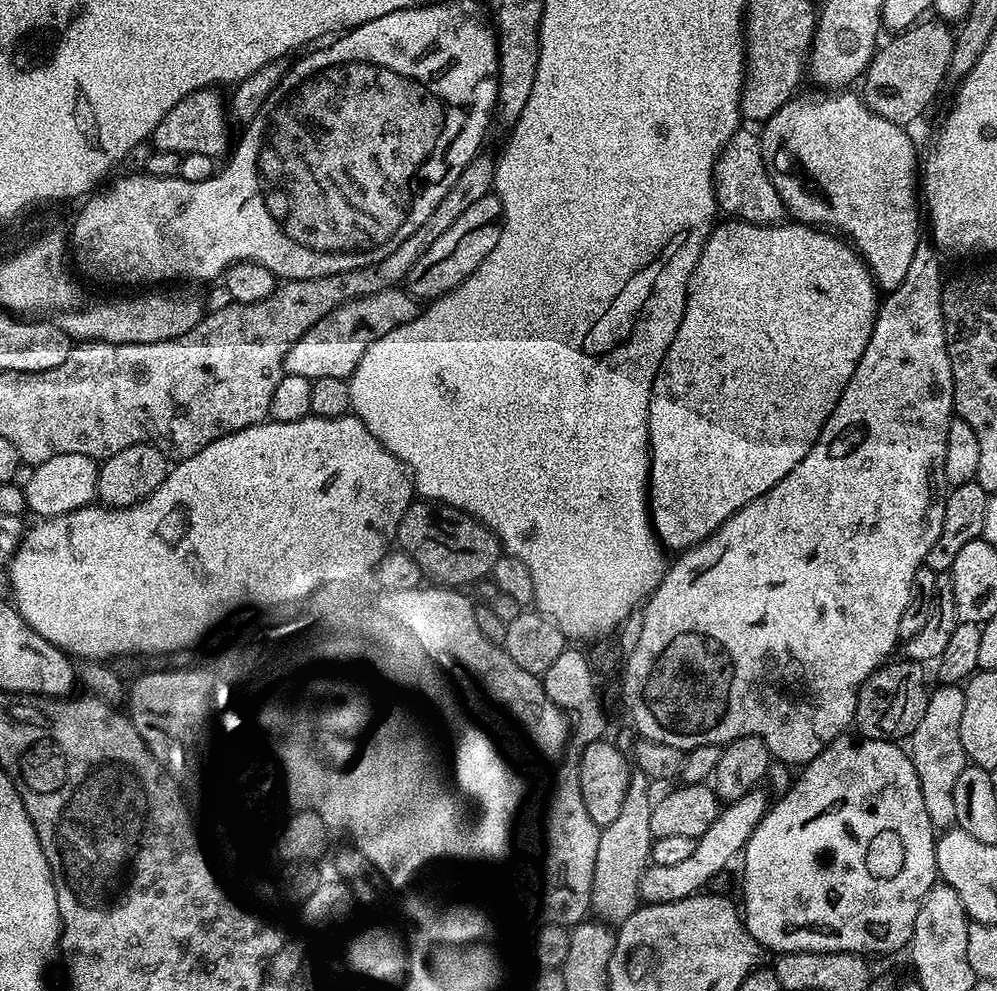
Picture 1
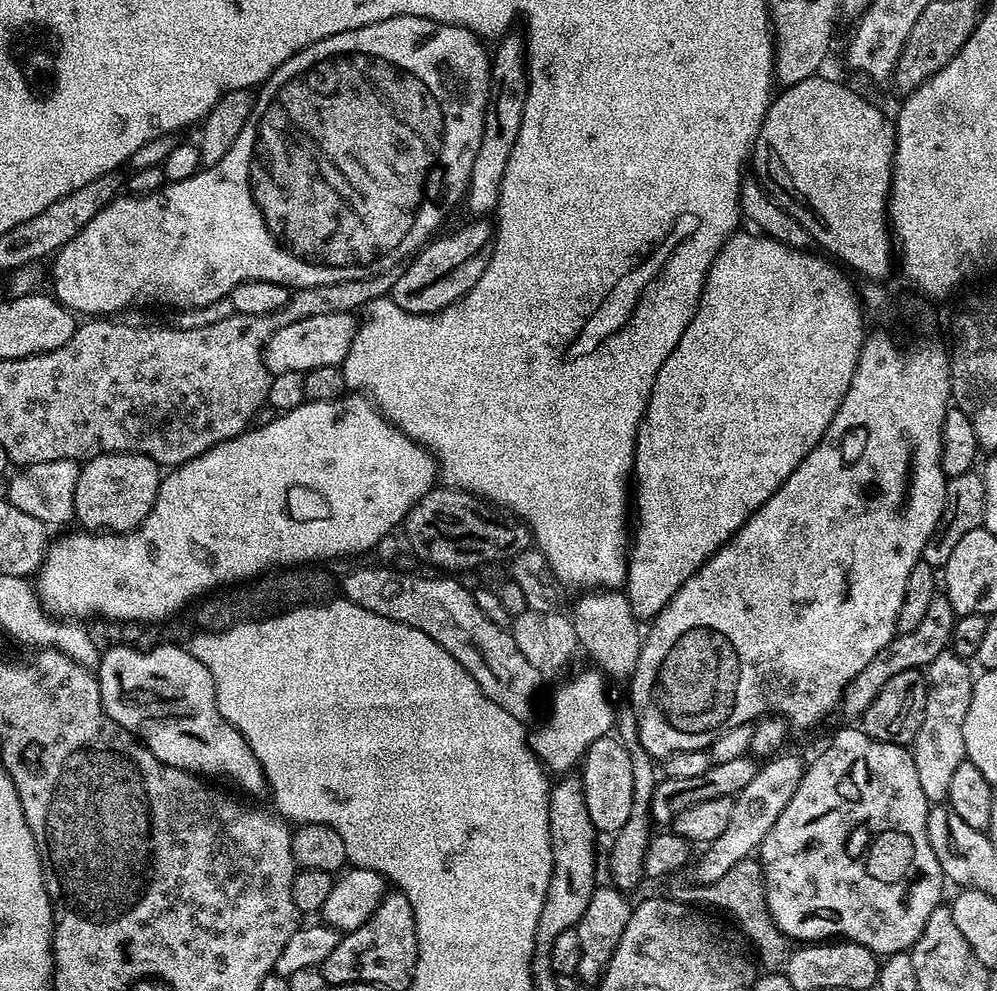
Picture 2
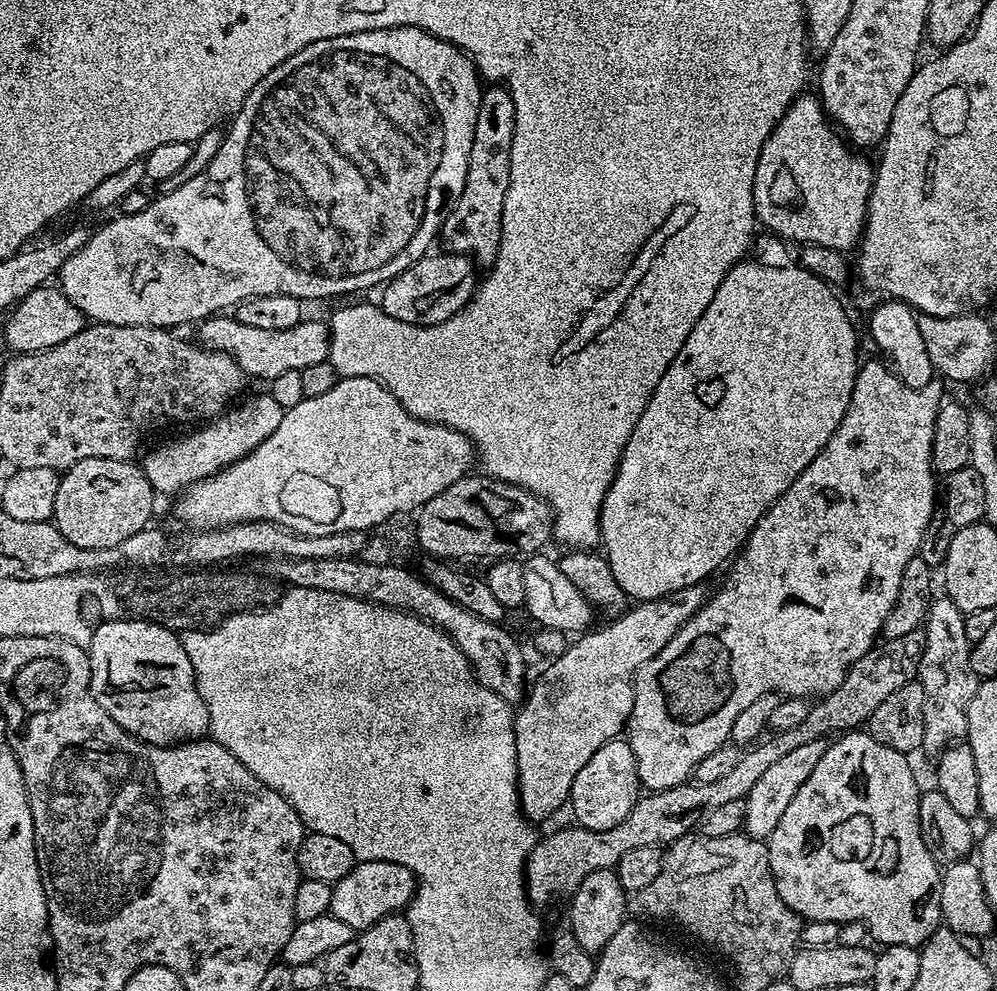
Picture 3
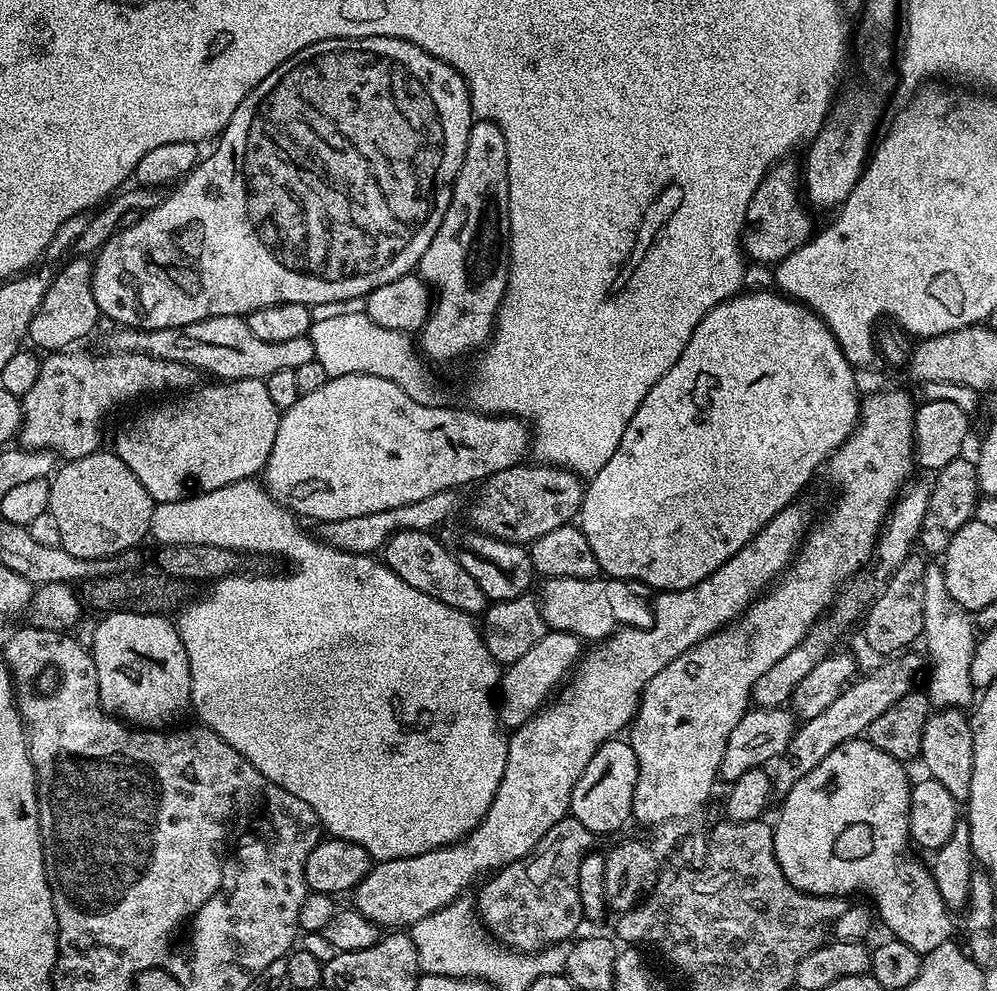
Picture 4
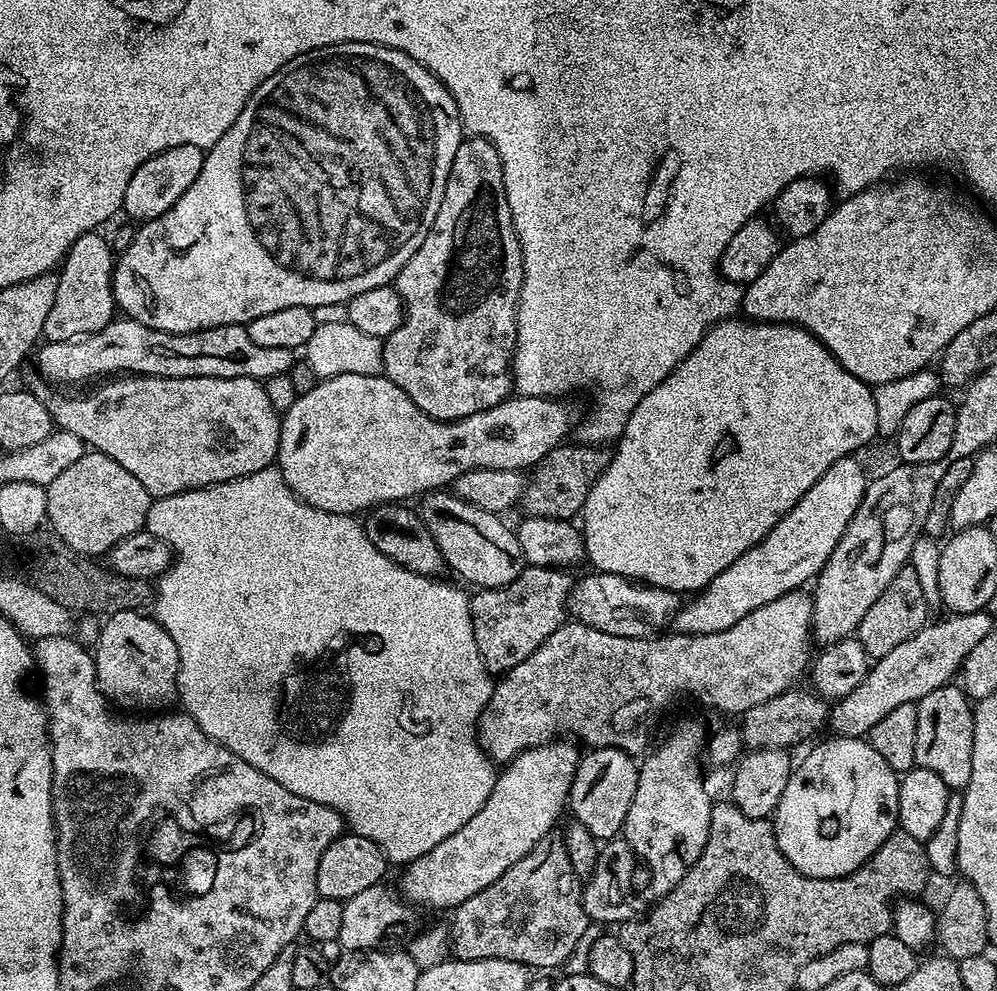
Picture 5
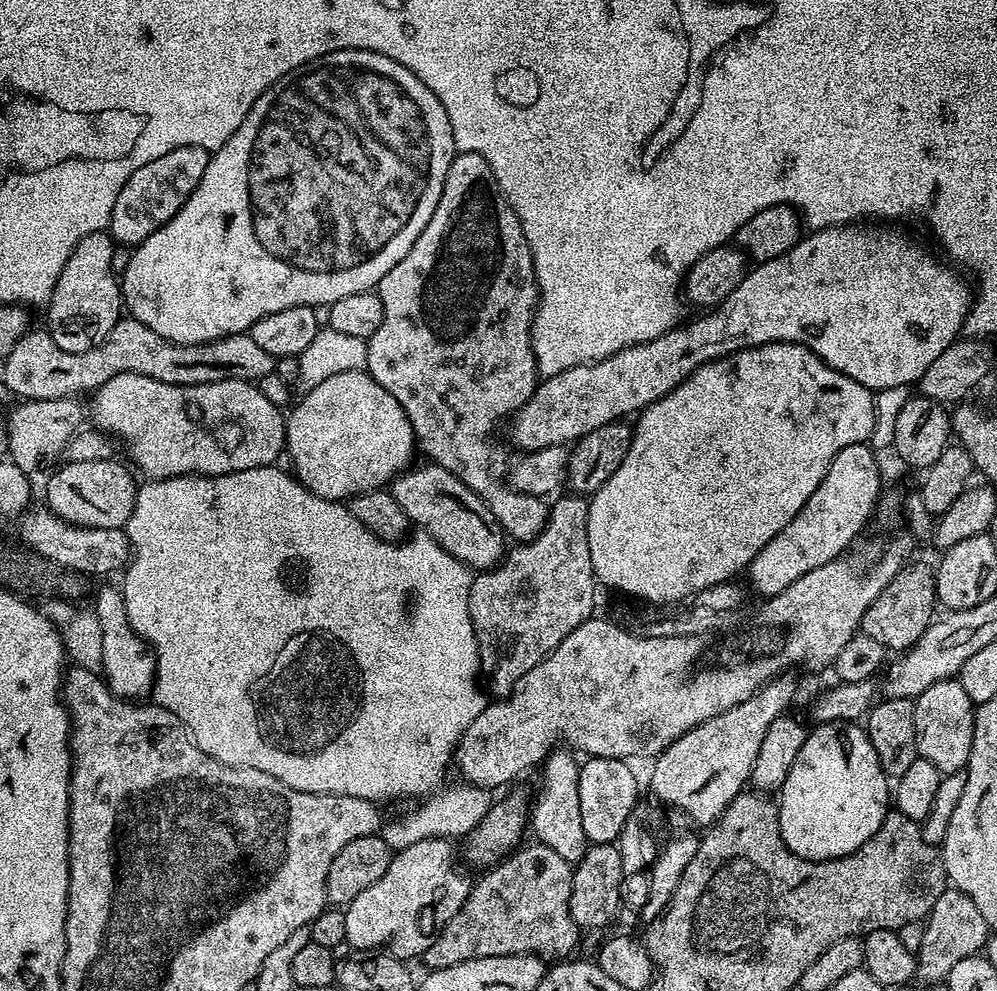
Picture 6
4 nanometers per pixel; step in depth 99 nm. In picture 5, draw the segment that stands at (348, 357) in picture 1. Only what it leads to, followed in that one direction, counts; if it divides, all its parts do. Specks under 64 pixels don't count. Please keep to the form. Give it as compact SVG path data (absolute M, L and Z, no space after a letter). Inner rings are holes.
M127 318L113 319L112 323L98 330L93 336L63 340L57 344L41 343L35 356L41 374L48 380L57 380L60 384L84 384L87 380L99 381L113 374L166 378L254 378L263 382L266 378L274 378L274 374L289 372L294 363L293 350L257 346L250 342L248 329L242 324L214 326L197 332L174 334L154 330L142 322Z

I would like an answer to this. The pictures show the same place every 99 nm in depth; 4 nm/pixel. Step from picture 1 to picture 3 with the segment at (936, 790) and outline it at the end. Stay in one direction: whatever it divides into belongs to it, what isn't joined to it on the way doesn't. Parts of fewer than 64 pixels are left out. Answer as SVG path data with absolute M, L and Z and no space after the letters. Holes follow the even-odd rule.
M947 598L933 599L928 605L928 618L926 621L926 646L920 659L918 683L924 687L924 747L923 751L939 754L945 748L963 741L968 735L968 711L970 702L974 702L974 694L978 690L981 677L974 674L974 666L970 666L970 654L973 641L966 638L965 613L954 606L954 602Z

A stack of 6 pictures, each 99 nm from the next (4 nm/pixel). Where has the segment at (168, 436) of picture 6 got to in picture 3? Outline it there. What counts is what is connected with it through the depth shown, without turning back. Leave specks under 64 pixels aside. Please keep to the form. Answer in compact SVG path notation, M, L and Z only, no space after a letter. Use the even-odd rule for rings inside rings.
M261 394L243 400L233 403L215 420L185 431L188 432L185 436L166 441L161 448L154 449L142 460L144 473L153 493L183 493L191 484L210 478L215 472L221 472L226 466L249 456L255 448L262 446L262 442L266 442L266 438L270 438L270 434L274 434L274 430L278 430L278 422L282 422L286 409L278 406L272 396Z

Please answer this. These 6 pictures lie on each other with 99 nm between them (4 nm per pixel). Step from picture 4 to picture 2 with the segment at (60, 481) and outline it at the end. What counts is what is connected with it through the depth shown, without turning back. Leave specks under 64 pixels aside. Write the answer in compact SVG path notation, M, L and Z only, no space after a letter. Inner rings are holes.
M111 452L95 456L79 469L76 489L74 489L73 510L75 523L81 529L90 532L132 532L152 512L154 502L158 498L162 479L161 465L155 464L146 454L137 452Z

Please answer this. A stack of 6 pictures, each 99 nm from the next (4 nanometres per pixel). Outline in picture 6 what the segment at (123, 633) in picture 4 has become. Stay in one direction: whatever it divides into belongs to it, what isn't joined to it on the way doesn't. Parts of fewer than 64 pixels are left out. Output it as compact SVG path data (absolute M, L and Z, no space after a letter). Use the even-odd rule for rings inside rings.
M119 587L97 590L94 620L102 634L102 672L106 677L108 689L121 700L136 702L147 697L156 681L156 654L152 645L147 644L130 626L126 618L124 593Z

